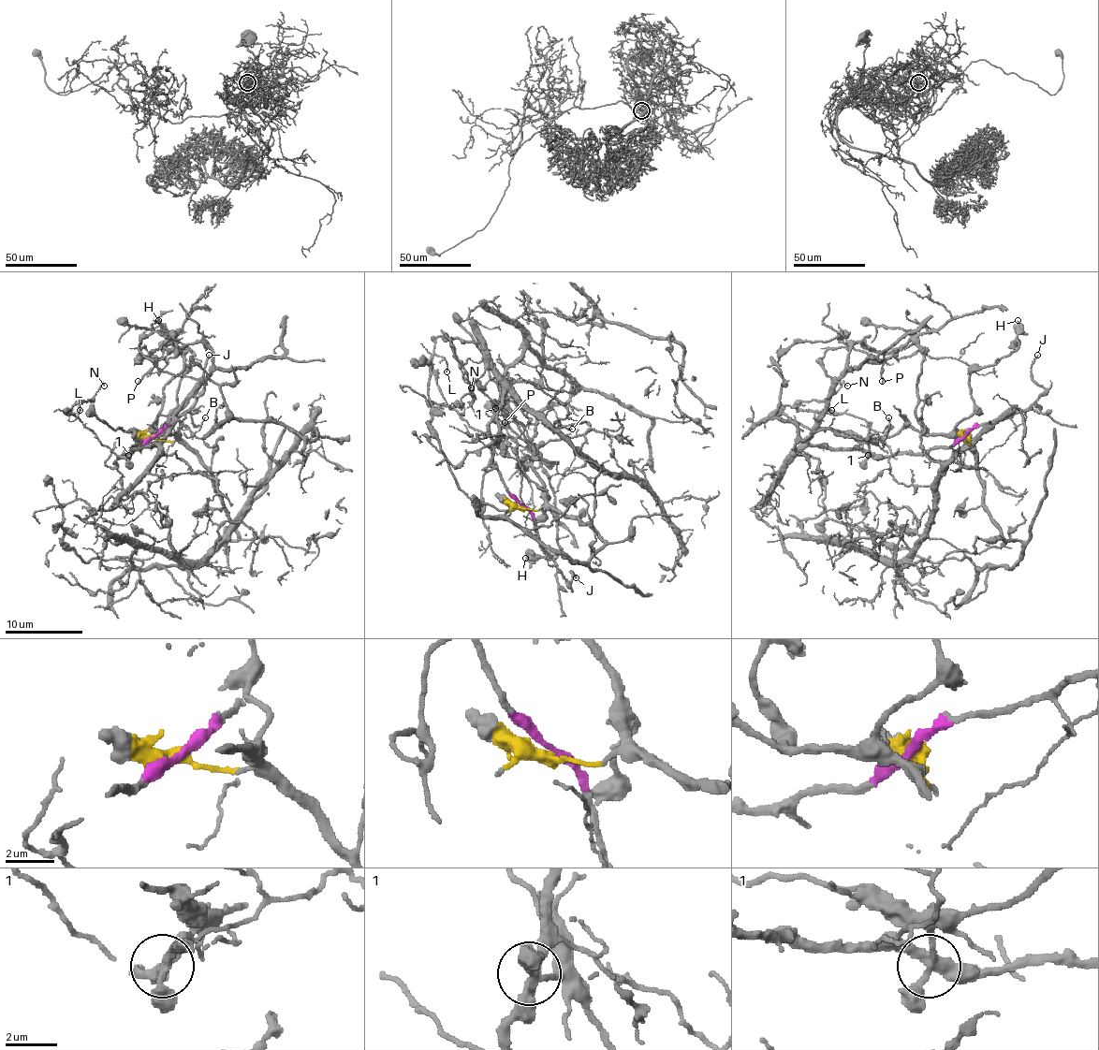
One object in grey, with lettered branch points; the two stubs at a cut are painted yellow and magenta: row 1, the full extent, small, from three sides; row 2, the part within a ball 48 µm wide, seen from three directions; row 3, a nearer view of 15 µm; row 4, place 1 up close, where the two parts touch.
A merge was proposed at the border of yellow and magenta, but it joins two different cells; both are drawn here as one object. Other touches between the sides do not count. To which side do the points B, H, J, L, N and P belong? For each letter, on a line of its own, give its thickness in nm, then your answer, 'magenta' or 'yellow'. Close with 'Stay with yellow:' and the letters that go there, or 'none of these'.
B: calibre 130 nm; magenta
H: calibre 240 nm; yellow
J: calibre 190 nm; magenta
L: calibre 120 nm; magenta
N: calibre 140 nm; magenta
P: calibre 160 nm; magenta
Stay with yellow: H

